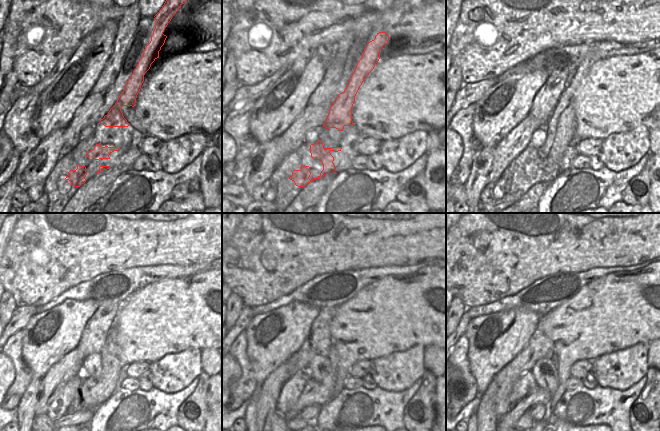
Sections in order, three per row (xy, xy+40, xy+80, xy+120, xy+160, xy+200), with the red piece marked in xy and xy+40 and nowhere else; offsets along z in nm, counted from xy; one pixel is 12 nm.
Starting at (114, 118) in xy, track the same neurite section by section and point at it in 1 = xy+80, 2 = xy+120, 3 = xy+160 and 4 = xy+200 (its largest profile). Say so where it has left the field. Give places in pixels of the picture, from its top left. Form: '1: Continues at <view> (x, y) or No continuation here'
1: Continues at xy+80 (563, 115)
2: Continues at xy+120 (85, 395)
3: Continues at xy+160 (309, 392)
4: Continues at xy+200 (529, 394).

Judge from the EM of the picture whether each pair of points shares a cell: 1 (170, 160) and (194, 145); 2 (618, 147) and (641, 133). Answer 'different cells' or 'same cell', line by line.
1: same cell
2: same cell

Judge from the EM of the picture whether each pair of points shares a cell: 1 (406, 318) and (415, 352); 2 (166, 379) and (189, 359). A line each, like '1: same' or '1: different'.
1: different
2: same

